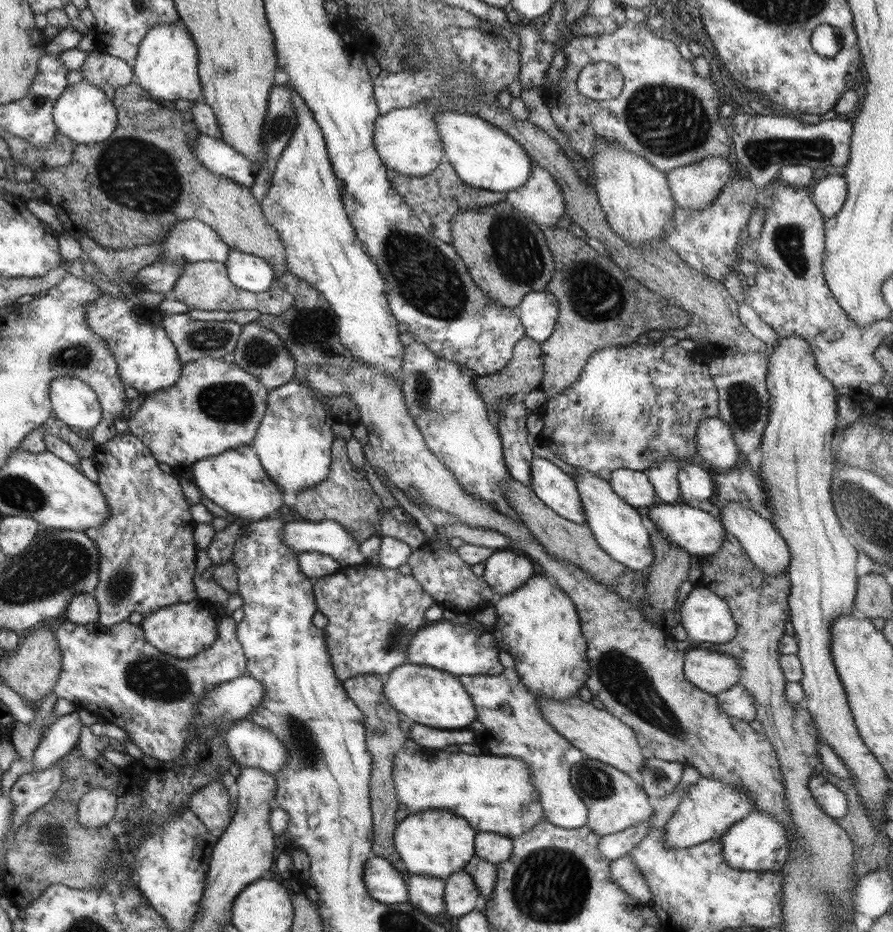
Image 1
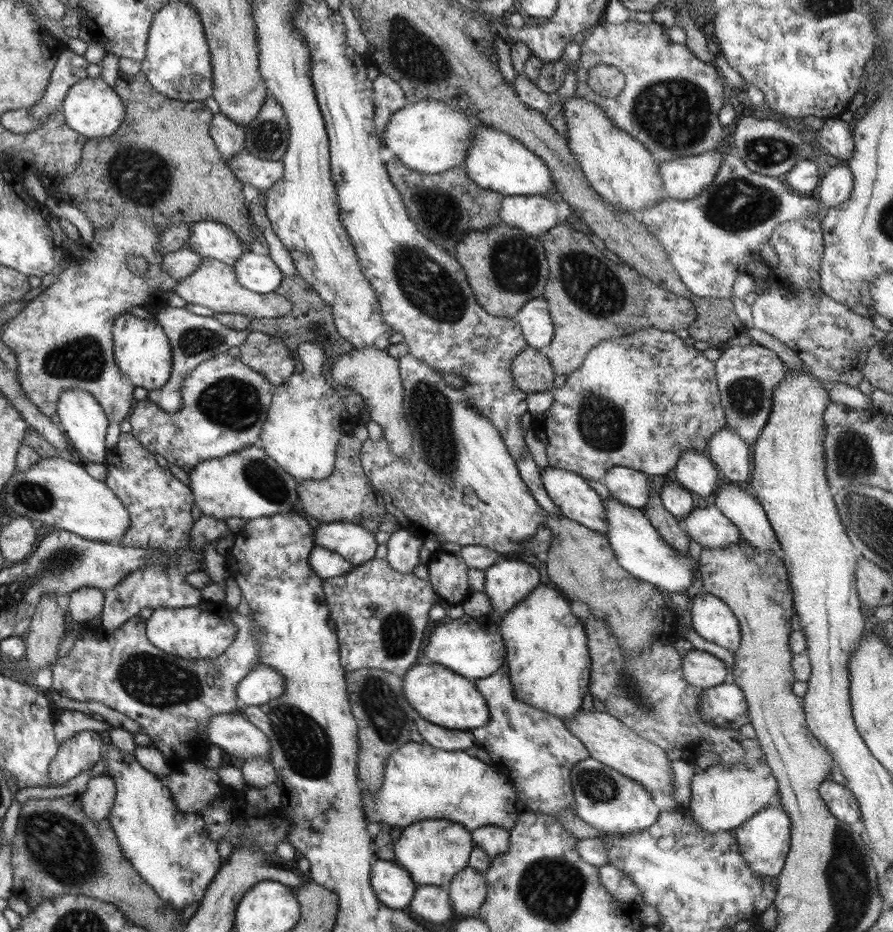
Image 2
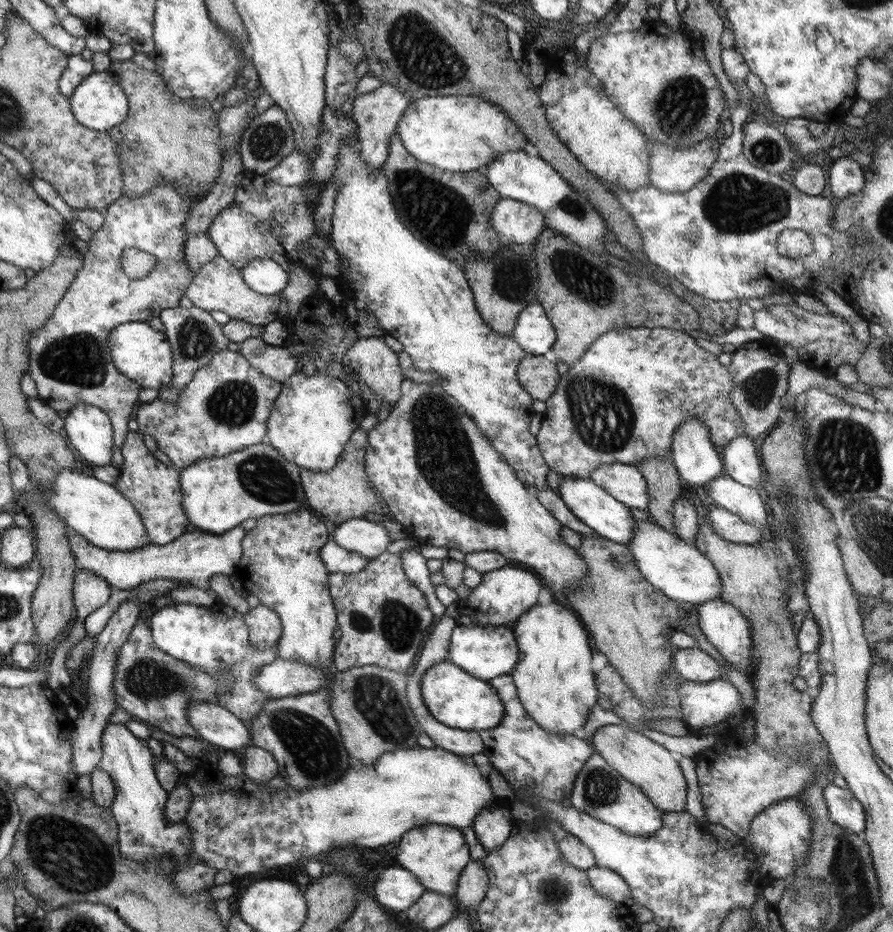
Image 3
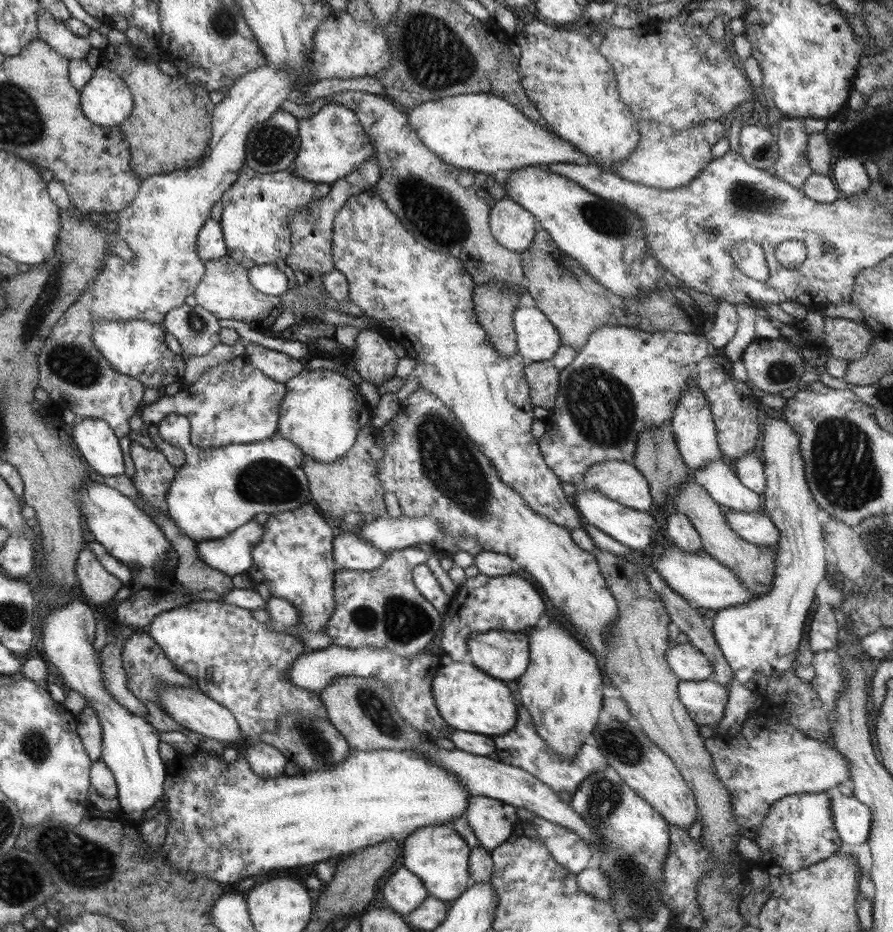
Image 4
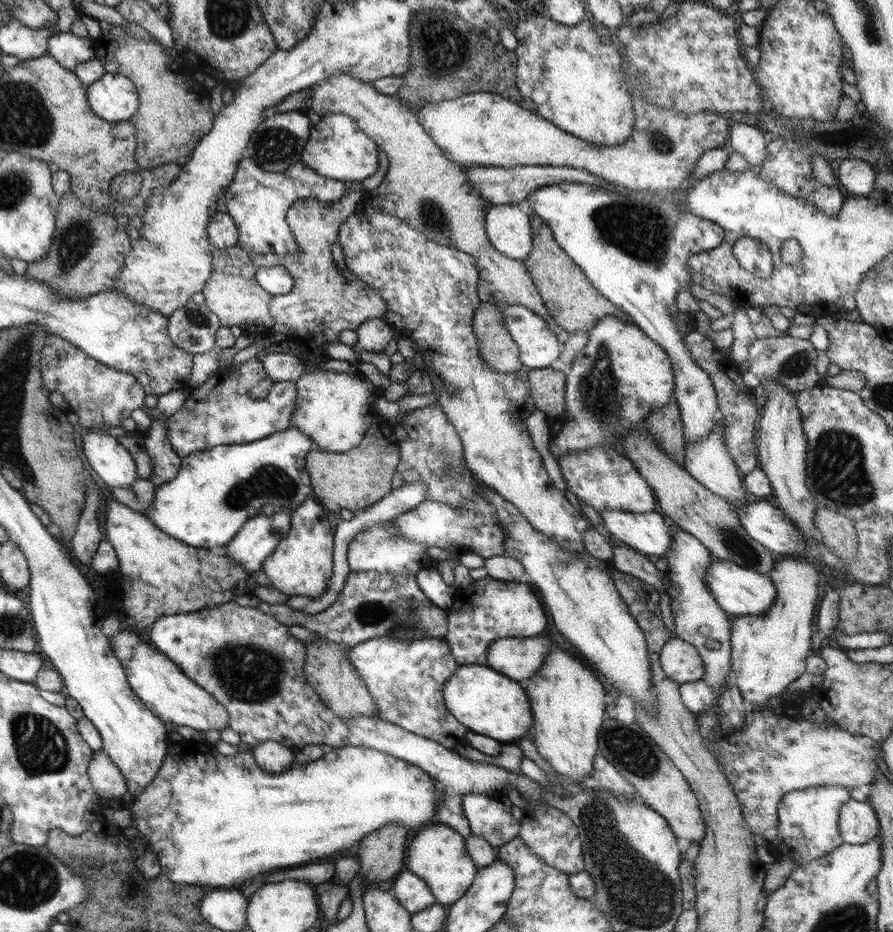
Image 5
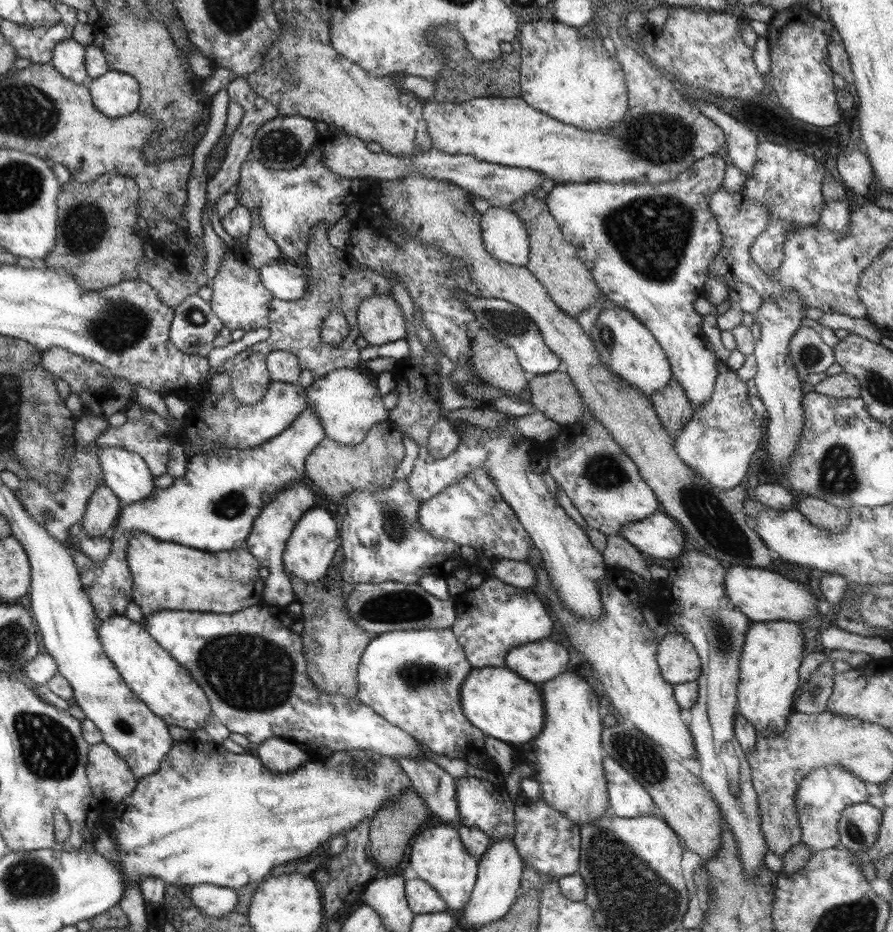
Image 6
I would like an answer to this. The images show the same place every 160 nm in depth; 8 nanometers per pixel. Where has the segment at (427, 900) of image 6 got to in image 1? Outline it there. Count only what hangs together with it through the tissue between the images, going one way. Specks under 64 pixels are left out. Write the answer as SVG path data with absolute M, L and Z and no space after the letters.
M372 854L364 866L364 883L368 894L378 902L394 906L394 902L406 902L409 898L407 875L398 873L392 864L381 856Z

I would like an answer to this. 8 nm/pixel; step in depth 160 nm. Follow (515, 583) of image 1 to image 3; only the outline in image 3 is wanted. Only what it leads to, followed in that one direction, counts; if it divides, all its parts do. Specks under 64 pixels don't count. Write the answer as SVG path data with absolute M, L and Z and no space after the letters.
M506 565L494 569L492 572L484 573L482 582L472 588L469 597L465 600L458 600L458 608L460 606L472 608L475 613L470 620L476 624L511 626L519 616L538 604L540 588L542 588L542 584L532 570Z

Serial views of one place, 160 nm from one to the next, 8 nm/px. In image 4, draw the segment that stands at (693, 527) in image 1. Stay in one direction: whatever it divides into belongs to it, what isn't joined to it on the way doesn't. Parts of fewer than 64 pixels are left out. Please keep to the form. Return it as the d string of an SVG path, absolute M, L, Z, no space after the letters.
M725 510L724 516L728 526L742 540L761 547L768 547L778 542L779 530L764 510L758 512Z

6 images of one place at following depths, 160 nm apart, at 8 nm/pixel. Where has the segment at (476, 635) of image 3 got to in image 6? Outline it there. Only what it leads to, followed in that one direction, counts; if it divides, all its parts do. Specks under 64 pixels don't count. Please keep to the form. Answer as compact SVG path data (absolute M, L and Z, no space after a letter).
M550 638L517 646L505 656L506 668L534 684L566 672L568 662L568 650Z

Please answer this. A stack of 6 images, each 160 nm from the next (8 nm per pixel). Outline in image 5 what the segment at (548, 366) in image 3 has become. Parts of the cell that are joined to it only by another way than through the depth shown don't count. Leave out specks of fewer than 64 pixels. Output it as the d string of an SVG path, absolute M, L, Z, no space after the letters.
M550 368L530 369L527 388L532 397L533 406L548 415L549 419L557 419L564 411L566 400L565 375L561 371Z

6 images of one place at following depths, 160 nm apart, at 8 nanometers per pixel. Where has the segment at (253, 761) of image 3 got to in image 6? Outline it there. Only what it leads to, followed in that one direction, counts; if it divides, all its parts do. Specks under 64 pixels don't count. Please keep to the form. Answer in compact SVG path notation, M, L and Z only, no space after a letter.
M274 737L259 744L256 756L273 773L286 773L300 768L301 764L310 760L311 753L287 740Z

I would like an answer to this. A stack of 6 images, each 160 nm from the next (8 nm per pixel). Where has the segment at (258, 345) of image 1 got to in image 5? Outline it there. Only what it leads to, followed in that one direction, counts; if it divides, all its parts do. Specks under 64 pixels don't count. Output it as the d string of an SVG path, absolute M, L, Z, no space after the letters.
M282 352L266 354L261 364L267 376L274 381L297 382L306 371L300 358L292 354L282 354Z

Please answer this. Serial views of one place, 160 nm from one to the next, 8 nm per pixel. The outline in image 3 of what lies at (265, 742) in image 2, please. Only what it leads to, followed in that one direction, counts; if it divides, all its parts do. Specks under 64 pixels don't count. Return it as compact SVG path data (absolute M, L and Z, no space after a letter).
M195 702L189 706L188 721L196 728L200 738L220 751L252 745L248 725L223 706Z

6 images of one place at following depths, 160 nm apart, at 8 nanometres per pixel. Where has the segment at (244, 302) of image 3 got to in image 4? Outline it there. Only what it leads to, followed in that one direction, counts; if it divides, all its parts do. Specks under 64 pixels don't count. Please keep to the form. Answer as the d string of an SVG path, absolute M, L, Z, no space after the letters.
M230 255L207 260L206 274L194 291L196 302L218 319L237 320L246 323L250 329L265 333L277 320L282 308L279 296L270 296L258 292L249 281L248 268L240 266Z

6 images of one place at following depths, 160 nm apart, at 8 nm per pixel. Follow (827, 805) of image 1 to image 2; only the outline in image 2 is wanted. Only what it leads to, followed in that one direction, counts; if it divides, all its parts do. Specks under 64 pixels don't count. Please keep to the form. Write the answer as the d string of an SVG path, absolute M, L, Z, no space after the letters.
M828 778L818 787L818 792L837 820L848 825L860 820L860 805L850 789Z

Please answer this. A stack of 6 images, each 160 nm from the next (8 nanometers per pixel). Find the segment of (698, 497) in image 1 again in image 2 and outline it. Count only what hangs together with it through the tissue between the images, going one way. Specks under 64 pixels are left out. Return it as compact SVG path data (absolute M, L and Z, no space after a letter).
M693 448L685 450L680 455L671 476L686 490L709 500L714 495L714 490L718 488L720 478L718 469L708 459L706 452L703 454Z

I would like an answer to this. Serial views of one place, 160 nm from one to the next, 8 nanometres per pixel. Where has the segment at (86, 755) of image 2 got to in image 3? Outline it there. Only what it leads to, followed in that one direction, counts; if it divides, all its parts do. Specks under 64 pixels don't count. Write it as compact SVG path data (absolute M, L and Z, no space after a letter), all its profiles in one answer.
M128 598L124 600L116 612L112 614L104 630L97 634L97 647L93 650L93 658L86 670L86 692L79 704L80 715L73 722L74 730L70 732L72 751L71 769L80 777L91 772L99 766L102 759L102 734L109 723L108 717L118 707L114 700L112 681L114 680L116 655L119 648L127 642L128 635L138 622L140 617L140 600L138 598Z

